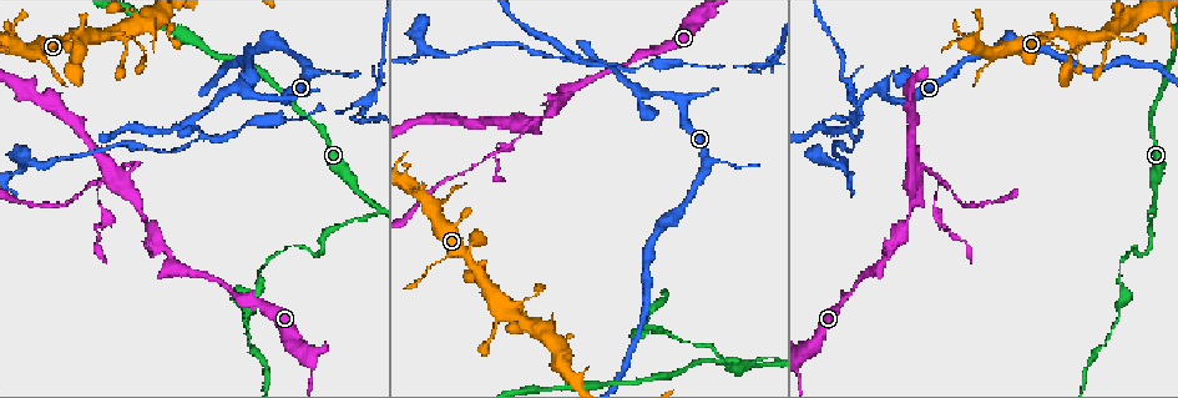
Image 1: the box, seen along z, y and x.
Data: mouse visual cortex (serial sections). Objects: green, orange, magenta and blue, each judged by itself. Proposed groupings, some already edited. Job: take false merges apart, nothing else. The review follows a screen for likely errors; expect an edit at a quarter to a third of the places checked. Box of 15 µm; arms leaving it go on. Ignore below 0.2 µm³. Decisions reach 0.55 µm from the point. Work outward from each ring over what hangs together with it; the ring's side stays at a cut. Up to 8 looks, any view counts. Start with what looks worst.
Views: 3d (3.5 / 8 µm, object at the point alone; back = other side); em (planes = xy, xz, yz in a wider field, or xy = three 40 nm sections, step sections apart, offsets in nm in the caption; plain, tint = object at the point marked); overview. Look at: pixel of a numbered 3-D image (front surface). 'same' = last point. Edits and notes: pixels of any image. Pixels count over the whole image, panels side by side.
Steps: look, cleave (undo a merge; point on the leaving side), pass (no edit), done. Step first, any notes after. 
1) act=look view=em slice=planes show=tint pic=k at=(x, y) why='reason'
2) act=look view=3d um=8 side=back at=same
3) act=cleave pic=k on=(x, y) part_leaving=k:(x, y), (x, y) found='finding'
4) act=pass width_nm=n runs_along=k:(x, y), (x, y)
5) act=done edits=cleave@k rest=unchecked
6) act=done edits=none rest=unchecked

act=look view=3d um=8 pic=1 at=(599, 59) why='sharp bend'

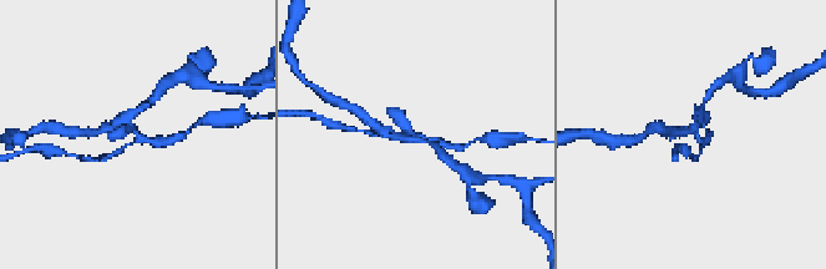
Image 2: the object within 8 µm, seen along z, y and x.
act=look view=3d um=3.5 pic=2 at=(142, 134)

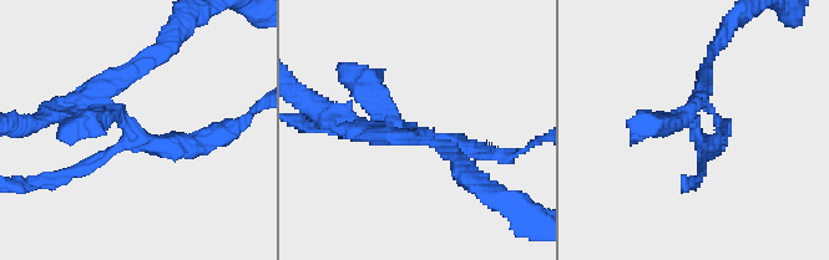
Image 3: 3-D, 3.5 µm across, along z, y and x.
act=look view=em slice=xy step=2 show=tint pic=3 at=(696, 135)

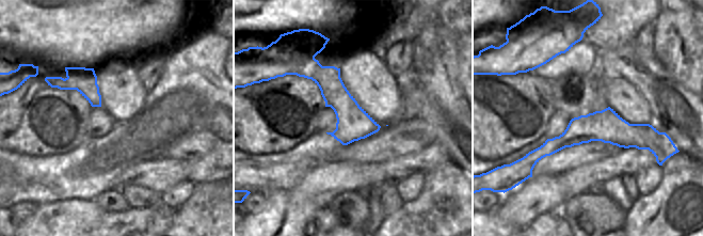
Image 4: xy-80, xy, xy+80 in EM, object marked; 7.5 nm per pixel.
act=cleave pic=3 on=(71, 130) part_leaving=3:(110, 106), (129, 141), (64, 179) found='a second cell is stuck on'

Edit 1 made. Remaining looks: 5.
act=look view=3d um=8 pic=1 at=(529, 126) why='three-way junction'

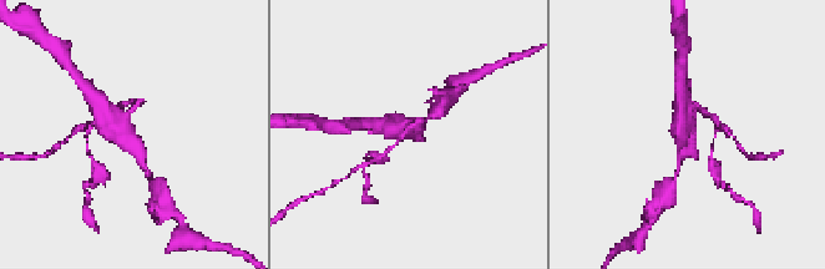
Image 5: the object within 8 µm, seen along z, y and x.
act=look view=em slice=planes show=tint pic=5 at=(129, 134)

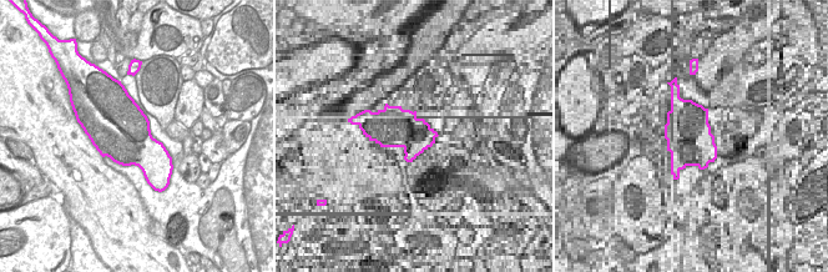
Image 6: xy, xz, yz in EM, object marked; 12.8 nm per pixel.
act=pass width_nm=750 runs_along=5:(142, 157), (100, 101) found='all the same cell'

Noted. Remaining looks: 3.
act=look view=3d um=3.5 side=back pic=1 at=(369, 214) why='sudden change in width'

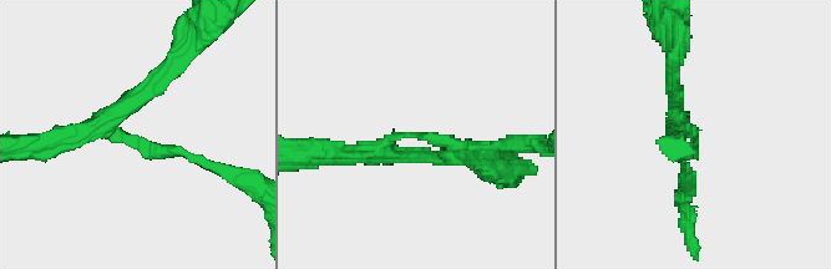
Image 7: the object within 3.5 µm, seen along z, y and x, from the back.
act=look view=em slice=xy step=1 show=tint pic=7 at=(417, 138) why='need the tissue'

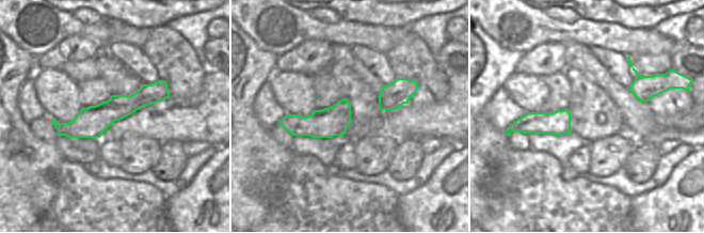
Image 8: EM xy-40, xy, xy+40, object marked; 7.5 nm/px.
act=cleave pic=7 on=(327, 143) arm_widths_nm=100,200 part_leaving=7:(381, 148), (396, 136), (489, 146) found='a second cell is stuck on'

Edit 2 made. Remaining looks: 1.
act=done edits=cleave@3,cleave@7 rest=unchecked

